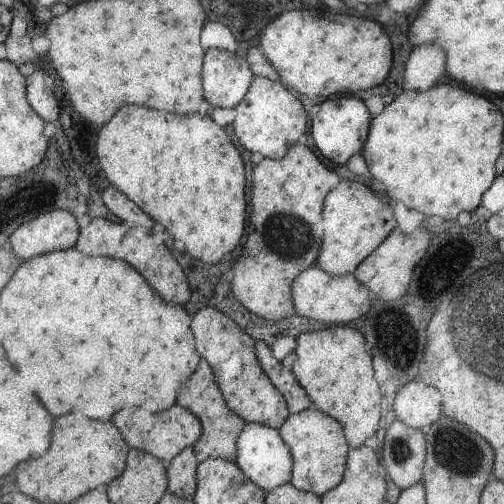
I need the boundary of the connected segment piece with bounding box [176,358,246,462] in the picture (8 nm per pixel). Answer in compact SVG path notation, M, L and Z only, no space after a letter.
M203 358L199 360L199 364L191 376L183 382L183 386L177 388L176 404L191 412L201 424L201 437L192 446L197 462L206 459L235 461L236 439L246 423L226 406L215 382L214 374Z

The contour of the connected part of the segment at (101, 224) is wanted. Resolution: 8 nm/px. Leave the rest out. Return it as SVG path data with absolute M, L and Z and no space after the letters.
M91 218L86 228L81 230L81 236L76 248L86 256L108 257L127 262L135 268L152 290L155 290L162 300L170 304L183 304L191 297L191 291L183 275L181 266L171 255L171 250L164 244L155 244L151 238L151 231L139 226L125 224L125 222L109 222L103 218Z

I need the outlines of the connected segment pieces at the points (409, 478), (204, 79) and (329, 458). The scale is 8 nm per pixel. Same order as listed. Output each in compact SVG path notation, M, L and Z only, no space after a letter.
M398 419L391 422L381 446L381 462L400 492L422 481L425 448L421 430L406 426Z
M222 49L204 50L201 83L204 101L211 107L237 106L254 80L245 58Z
M315 408L301 410L297 414L289 414L277 432L291 454L290 484L296 490L311 492L321 497L339 484L345 473L349 447L344 438L343 428L331 419L331 416Z

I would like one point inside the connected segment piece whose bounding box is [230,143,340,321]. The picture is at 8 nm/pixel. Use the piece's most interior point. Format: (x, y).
(284, 230)

